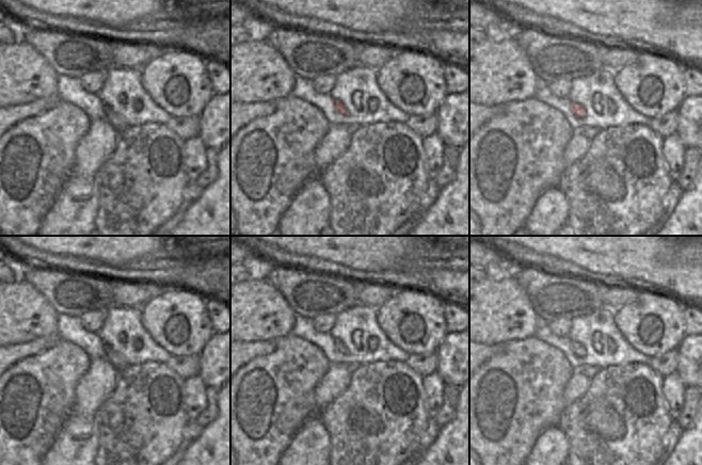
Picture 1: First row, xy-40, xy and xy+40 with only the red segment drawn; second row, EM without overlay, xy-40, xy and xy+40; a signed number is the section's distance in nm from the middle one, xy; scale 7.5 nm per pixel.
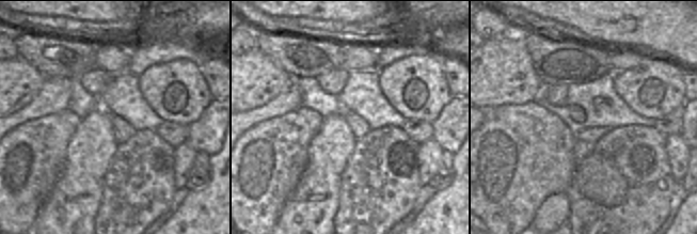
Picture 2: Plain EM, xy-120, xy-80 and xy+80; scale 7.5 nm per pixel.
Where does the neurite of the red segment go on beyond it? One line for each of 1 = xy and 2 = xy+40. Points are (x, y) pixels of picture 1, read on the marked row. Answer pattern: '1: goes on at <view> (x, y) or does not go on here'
1: does not go on here
2: does not go on here

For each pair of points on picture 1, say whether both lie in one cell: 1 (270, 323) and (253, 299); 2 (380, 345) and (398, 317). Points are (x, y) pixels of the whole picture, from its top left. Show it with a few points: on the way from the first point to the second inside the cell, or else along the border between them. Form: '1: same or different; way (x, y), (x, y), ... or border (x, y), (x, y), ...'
1: same; way (270, 317), (259, 305)
2: different; border (376, 313), (380, 330), (405, 351)

